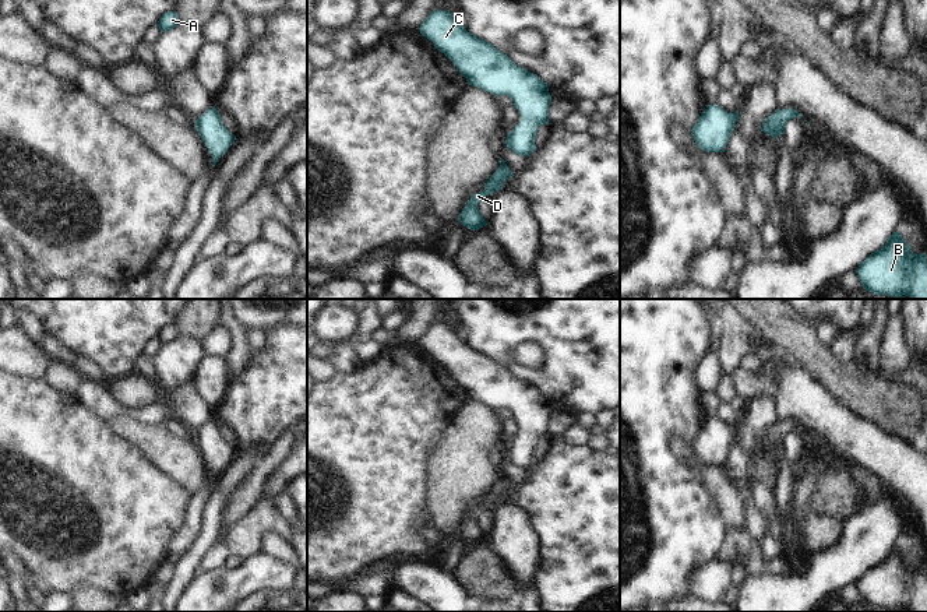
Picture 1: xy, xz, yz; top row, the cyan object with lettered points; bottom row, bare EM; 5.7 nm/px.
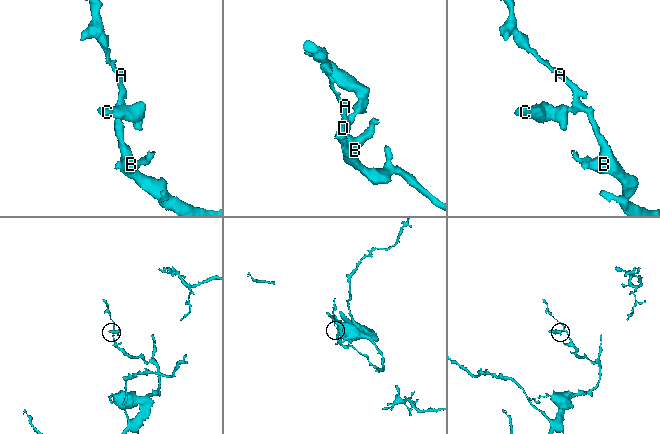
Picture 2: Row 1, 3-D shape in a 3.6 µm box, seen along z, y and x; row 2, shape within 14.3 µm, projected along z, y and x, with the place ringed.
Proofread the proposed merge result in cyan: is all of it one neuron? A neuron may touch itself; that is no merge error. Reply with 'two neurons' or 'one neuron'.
one neuron

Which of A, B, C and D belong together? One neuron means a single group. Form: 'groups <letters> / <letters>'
groups A B C D

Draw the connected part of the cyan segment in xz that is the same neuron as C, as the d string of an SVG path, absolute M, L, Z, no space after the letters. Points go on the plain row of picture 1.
M433 323L419 342L454 376L469 398L512 412L522 433L507 447L505 458L524 471L535 465L539 439L550 437L549 397L517 379L491 356L468 345L459 330L447 323Z

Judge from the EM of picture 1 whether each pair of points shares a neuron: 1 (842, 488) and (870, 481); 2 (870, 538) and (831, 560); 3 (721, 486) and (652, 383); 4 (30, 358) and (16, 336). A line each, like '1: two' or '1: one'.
1: two
2: one
3: two
4: one

